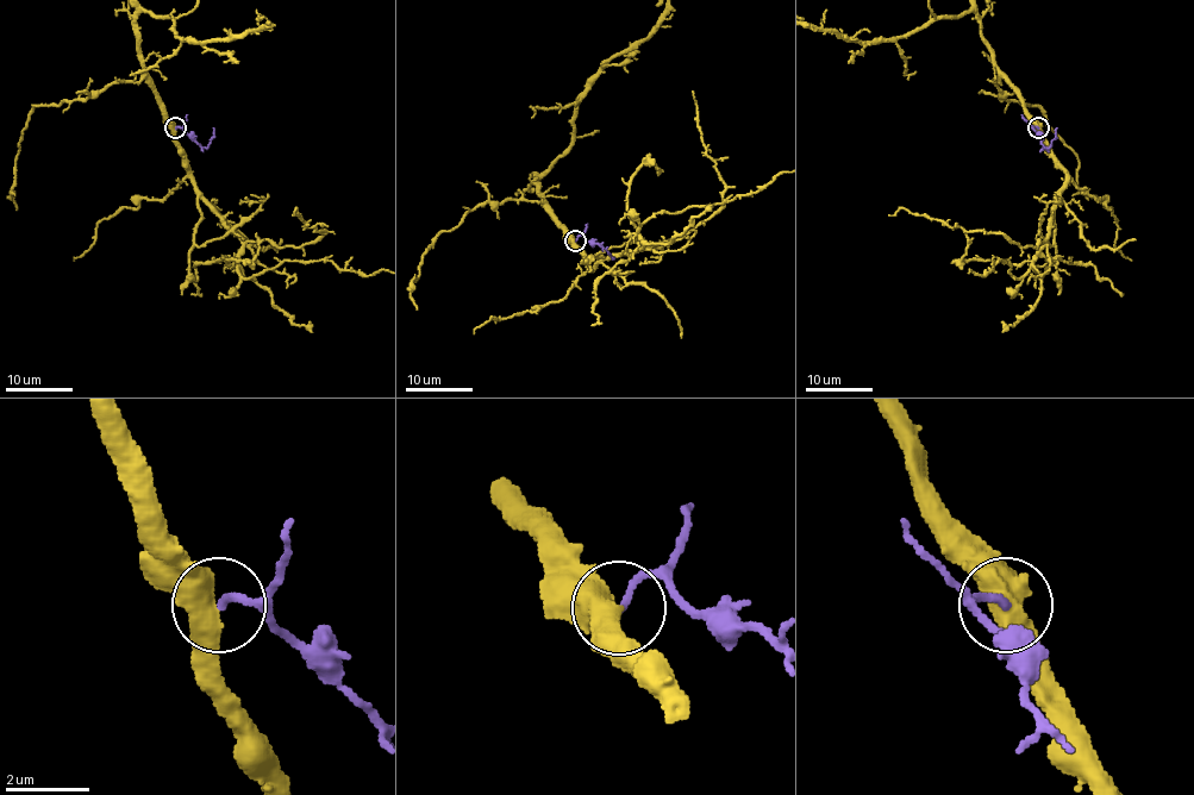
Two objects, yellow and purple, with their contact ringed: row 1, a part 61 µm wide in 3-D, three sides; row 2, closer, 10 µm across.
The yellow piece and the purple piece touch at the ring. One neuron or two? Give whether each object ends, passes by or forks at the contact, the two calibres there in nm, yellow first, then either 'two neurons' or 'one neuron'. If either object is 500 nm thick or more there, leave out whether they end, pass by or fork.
calibres 550 and 170 nm; one neuron

